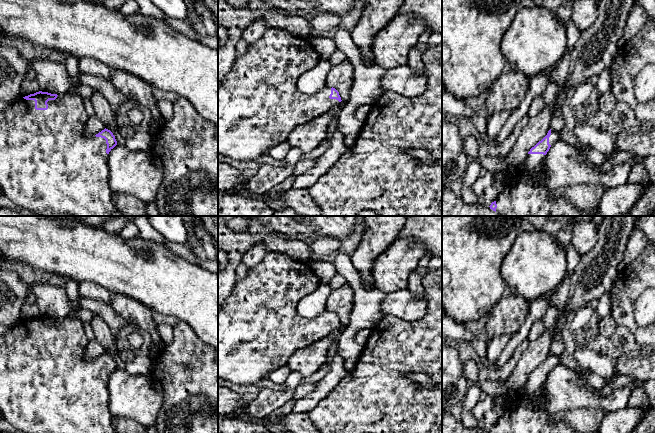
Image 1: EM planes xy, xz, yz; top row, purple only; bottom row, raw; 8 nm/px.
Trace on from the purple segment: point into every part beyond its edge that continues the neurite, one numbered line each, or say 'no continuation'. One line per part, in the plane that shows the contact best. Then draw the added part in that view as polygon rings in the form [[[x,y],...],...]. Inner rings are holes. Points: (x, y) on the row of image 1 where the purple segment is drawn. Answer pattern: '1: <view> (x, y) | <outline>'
1: xy (48, 167) | [[[63,94],[58,95],[55,100],[49,100],[47,102],[48,109],[47,110],[36,110],[35,109],[35,101],[34,100],[26,100],[24,98],[20,98],[13,102],[6,111],[0,112],[0,189],[7,198],[9,198],[16,206],[18,206],[21,209],[25,209],[29,212],[31,212],[33,215],[39,215],[39,216],[124,216],[115,206],[114,203],[114,193],[112,192],[109,184],[108,184],[108,174],[109,174],[109,167],[108,167],[108,154],[106,153],[107,144],[106,140],[101,137],[96,136],[85,136],[85,125],[89,119],[87,112],[84,107],[84,103],[81,97],[74,94]]]

